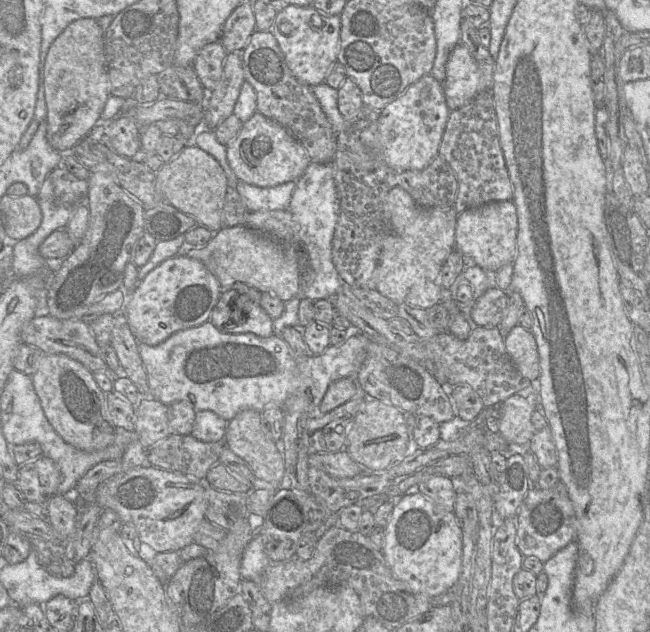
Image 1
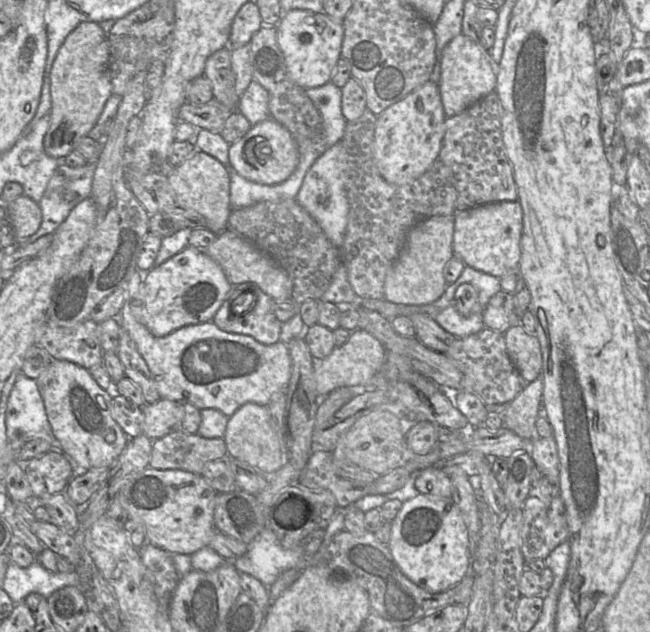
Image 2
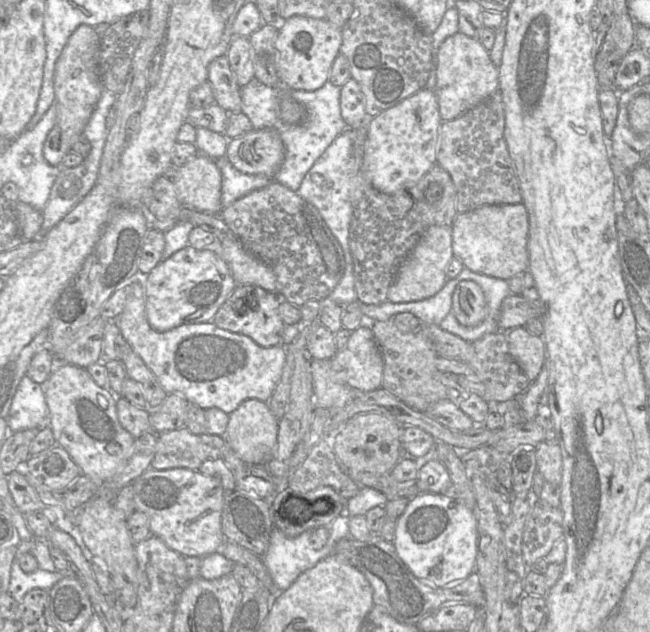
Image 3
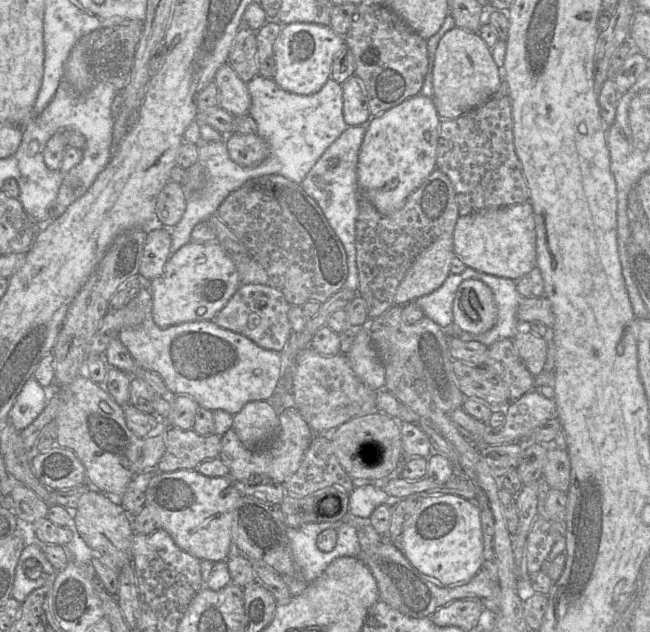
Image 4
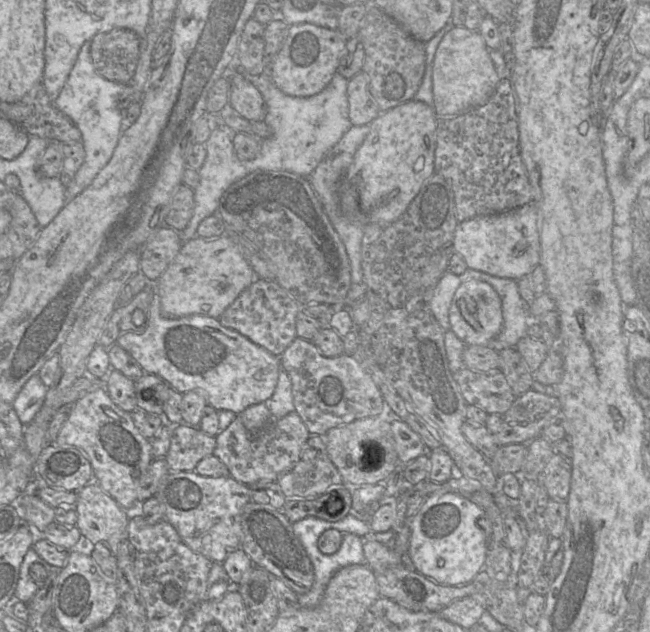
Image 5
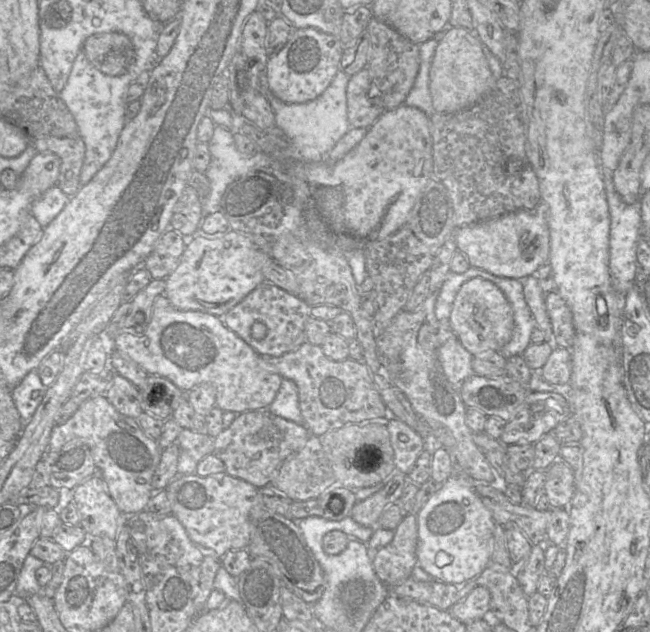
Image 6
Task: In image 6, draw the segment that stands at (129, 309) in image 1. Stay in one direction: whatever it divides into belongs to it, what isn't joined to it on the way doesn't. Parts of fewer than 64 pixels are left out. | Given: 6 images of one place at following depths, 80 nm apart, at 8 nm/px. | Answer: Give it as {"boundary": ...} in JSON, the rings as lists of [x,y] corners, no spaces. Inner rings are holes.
{"boundary":[[[228,230],[221,237],[197,236],[187,241],[175,270],[165,278],[164,295],[182,311],[202,311],[224,316],[246,295],[265,281],[262,266],[270,257],[271,237],[249,236]]]}

